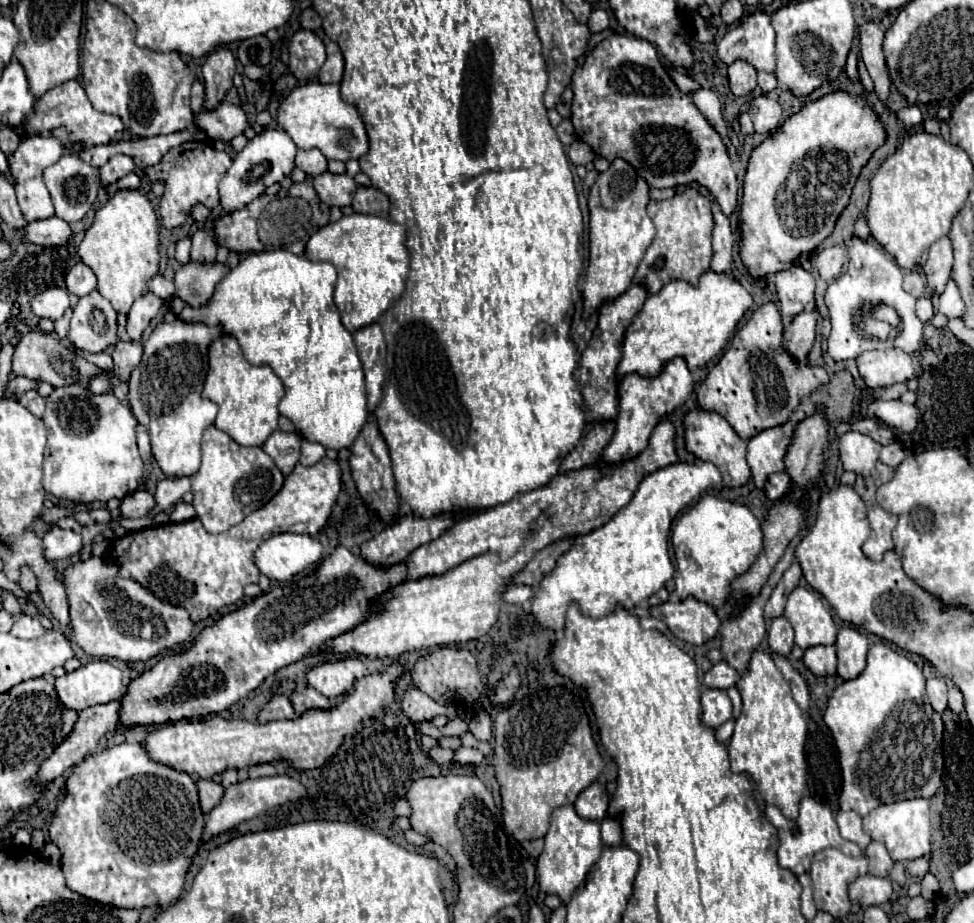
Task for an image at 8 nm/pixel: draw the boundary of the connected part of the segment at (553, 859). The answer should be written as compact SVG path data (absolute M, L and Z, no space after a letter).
M571 804L555 808L551 814L551 828L545 834L545 848L537 858L539 888L545 894L557 894L563 902L567 902L575 888L585 880L591 866L599 860L601 850L603 842L599 834L599 822L581 818Z

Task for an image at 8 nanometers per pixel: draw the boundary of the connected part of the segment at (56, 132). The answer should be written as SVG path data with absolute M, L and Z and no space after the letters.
M77 80L65 82L61 86L51 88L45 96L39 98L35 108L25 116L25 122L21 124L25 134L21 134L21 140L31 138L31 136L55 136L63 146L67 148L89 148L89 146L99 146L99 144L109 144L113 134L123 132L125 126L117 116L107 116L97 110L93 110L91 102L85 96L85 90L79 86Z

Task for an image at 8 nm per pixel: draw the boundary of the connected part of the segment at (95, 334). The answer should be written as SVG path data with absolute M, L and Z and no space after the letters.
M97 290L79 298L67 338L83 352L103 352L117 342L117 312Z

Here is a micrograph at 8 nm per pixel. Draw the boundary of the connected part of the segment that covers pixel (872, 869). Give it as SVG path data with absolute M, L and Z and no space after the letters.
M871 842L865 850L869 858L869 874L873 876L889 876L893 860L887 854L887 848L881 842Z

